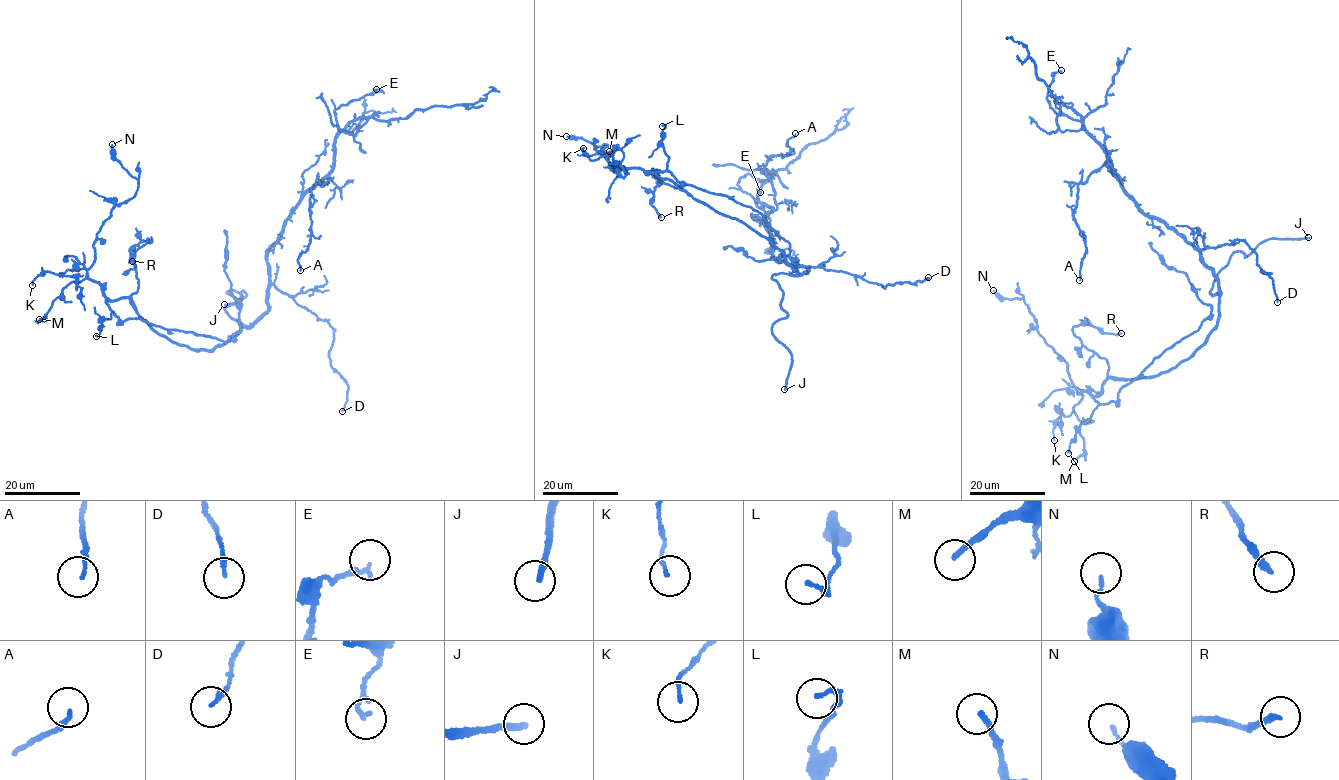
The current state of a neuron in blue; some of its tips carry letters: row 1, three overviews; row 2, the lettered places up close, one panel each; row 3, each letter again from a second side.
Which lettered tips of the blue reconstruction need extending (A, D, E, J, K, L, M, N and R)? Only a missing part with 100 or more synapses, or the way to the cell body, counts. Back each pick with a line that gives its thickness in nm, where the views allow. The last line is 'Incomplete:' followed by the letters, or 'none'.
J: calibre 240 nm
Incomplete: J

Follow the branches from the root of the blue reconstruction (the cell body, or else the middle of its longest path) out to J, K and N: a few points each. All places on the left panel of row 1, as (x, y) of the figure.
J: (212, 349), (242, 325), (224, 308), (245, 293), (240, 298), (230, 291), (239, 292), (241, 300), (224, 304)
K: (212, 349), (155, 333), (129, 298), (109, 299), (85, 278), (75, 289), (77, 278), (44, 271), (32, 285)
N: (212, 349), (155, 333), (129, 298), (109, 299), (88, 277), (98, 232), (138, 185), (112, 144)

